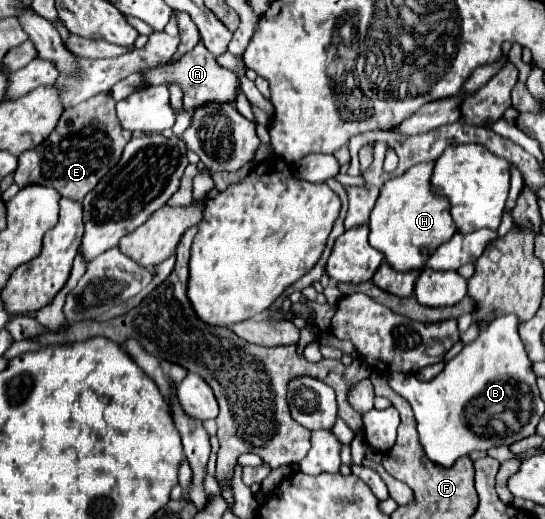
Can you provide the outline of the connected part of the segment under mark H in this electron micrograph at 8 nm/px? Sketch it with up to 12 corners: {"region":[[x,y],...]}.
{"region":[[433,162],[385,182],[369,244],[421,270],[455,234]]}

